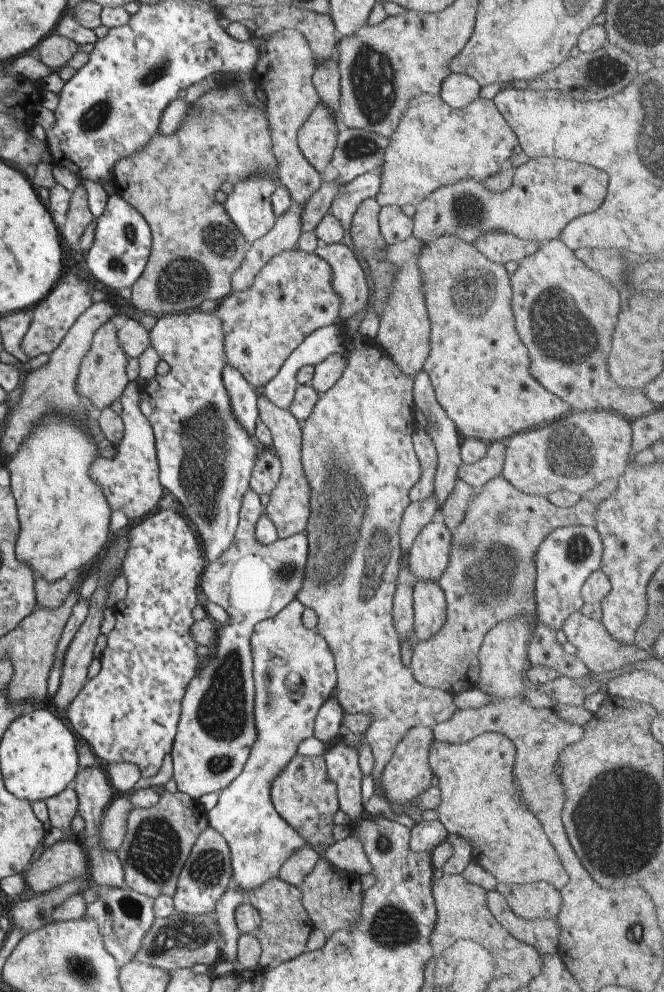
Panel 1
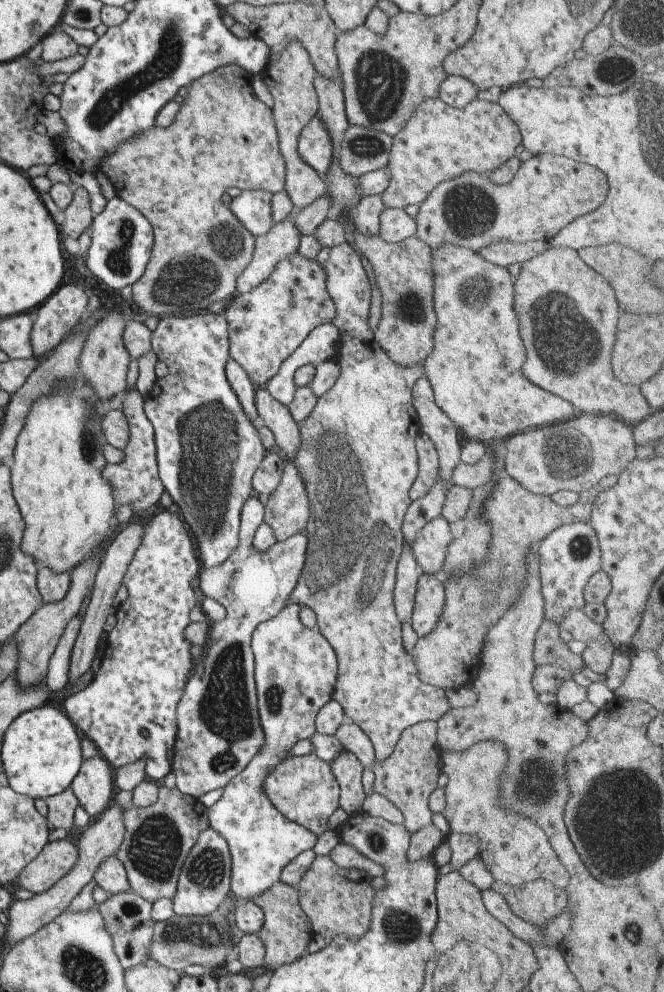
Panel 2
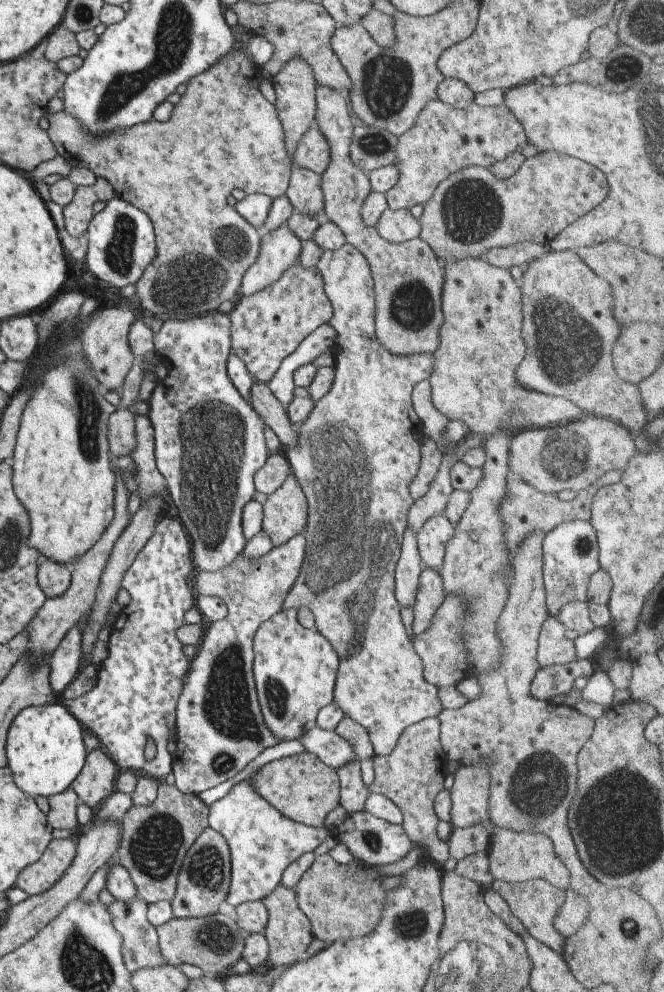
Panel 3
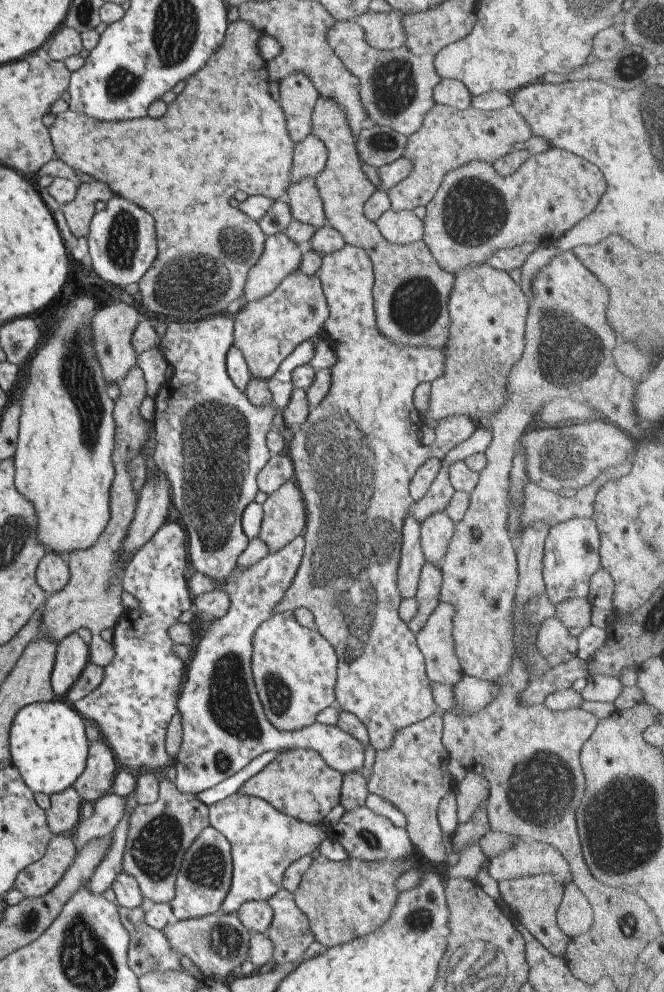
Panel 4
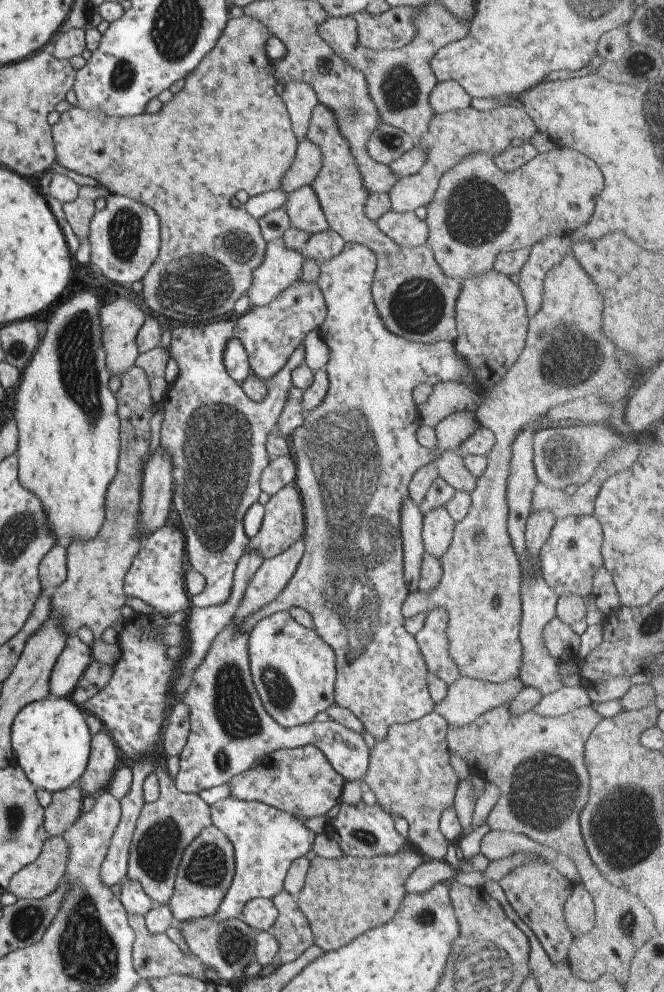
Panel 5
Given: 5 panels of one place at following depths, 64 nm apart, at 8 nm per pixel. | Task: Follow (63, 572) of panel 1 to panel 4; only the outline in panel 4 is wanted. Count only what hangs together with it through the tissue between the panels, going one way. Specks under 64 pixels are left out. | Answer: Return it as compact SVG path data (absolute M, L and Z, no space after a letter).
M82 296L82 298L74 298L70 306L65 306L62 310L60 320L54 324L52 334L48 336L48 340L44 342L44 346L40 346L36 356L32 358L30 368L28 368L28 378L26 378L26 388L22 392L22 400L20 400L21 415L19 418L19 434L15 454L13 456L15 478L14 486L16 490L34 504L36 516L38 516L38 528L36 528L36 538L40 544L46 546L47 552L54 552L60 556L66 557L74 550L88 550L90 546L102 536L104 528L110 522L110 488L112 488L113 480L115 479L115 463L113 462L112 452L114 452L114 424L113 410L115 401L108 396L108 384L102 376L102 368L98 362L98 356L94 352L94 342L92 342L92 318L98 307L94 299L90 296Z

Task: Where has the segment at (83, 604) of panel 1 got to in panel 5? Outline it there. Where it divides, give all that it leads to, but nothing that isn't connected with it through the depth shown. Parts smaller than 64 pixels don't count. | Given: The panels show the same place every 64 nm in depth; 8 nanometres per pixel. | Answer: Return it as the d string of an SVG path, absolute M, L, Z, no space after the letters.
M76 633L69 635L50 675L50 694L62 698L70 696L91 659L91 647L82 642Z

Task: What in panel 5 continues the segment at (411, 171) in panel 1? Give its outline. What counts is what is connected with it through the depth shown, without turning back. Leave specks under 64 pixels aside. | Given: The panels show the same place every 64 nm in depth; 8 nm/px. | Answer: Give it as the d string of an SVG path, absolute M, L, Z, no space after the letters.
M514 105L500 106L489 111L479 111L470 106L466 110L452 110L444 114L434 113L430 118L428 130L414 142L414 146L424 148L428 156L418 172L398 179L394 184L389 192L391 210L404 213L414 211L420 206L428 206L434 198L442 175L460 164L466 156L484 152L493 158L496 154L502 154L506 148L510 148L514 138L528 142L537 131L534 120L522 108Z

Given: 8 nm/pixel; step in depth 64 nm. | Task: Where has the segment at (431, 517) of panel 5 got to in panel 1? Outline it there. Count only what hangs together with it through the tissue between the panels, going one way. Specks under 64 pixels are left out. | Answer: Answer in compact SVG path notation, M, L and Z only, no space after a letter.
M436 517L414 540L409 550L409 565L416 580L438 582L450 562L452 533Z

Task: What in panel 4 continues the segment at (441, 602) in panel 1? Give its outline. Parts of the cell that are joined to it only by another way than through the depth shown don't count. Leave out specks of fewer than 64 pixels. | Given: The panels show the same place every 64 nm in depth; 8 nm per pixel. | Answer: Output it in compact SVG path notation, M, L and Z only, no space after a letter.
M425 561L417 586L417 612L414 618L407 623L408 628L410 628L414 634L418 634L418 632L426 626L428 618L432 616L434 610L436 610L436 607L440 604L442 579L441 567L437 567L435 564Z

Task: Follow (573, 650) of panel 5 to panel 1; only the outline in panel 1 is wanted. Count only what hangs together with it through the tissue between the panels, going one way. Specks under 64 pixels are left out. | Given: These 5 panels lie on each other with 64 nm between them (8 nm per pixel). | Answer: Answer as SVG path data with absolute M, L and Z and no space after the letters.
M538 622L529 644L529 659L532 666L545 666L555 670L560 677L580 682L589 670L576 655L564 650L558 642L556 631Z

